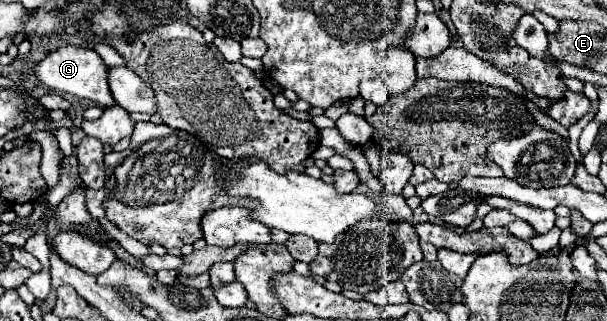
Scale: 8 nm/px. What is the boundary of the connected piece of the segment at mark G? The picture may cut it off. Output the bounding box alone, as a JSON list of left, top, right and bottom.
[35,45,115,109]

